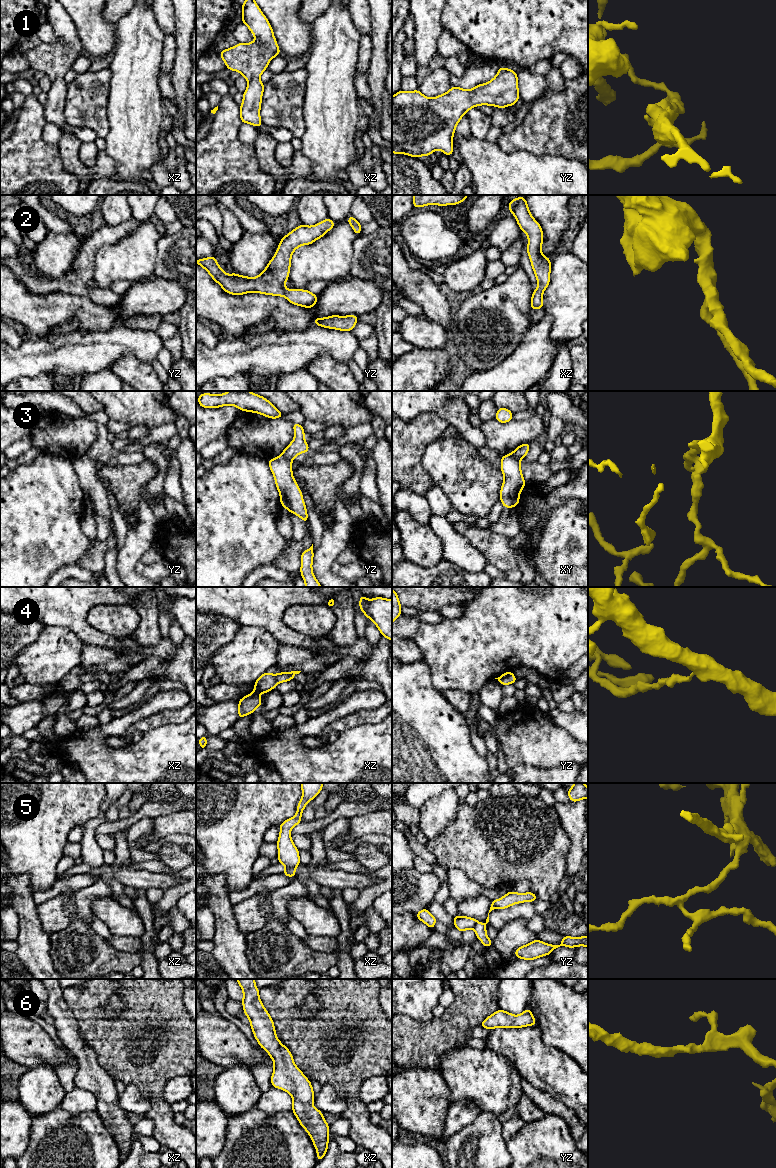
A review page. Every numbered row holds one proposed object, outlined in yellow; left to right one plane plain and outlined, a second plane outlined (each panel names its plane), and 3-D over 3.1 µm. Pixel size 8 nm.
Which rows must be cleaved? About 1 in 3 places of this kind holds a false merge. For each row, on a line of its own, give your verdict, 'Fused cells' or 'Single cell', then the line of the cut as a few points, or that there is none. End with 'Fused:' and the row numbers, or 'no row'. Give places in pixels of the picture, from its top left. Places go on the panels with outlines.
1: Single cell. No split
2: Single cell. No split
3: Fused cells. Split along yz (281, 454), (291, 461)
4: Fused cells. Split along xz (254, 692), (258, 694)
5: Fused cells. Split along yz (477, 922), (473, 928)
6: Single cell. No split
Fused: 3, 4, 5

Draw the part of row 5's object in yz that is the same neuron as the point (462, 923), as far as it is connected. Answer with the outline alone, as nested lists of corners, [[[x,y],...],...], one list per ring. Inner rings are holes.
[[[453,916],[453,921],[455,928],[460,932],[464,932],[467,929],[472,929],[478,923],[477,919],[466,916]]]

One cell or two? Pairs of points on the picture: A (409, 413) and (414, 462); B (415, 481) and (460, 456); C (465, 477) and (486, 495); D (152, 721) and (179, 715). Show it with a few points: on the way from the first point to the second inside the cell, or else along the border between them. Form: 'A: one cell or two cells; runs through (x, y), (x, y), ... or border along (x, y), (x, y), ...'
A: two cells; border along (432, 412), (420, 413), (409, 421), (402, 420)
B: two cells; border along (423, 451), (422, 466), (434, 483)
C: one cell; runs through (470, 482), (477, 489), (481, 490)
D: one cell; runs through (159, 719), (172, 716)

